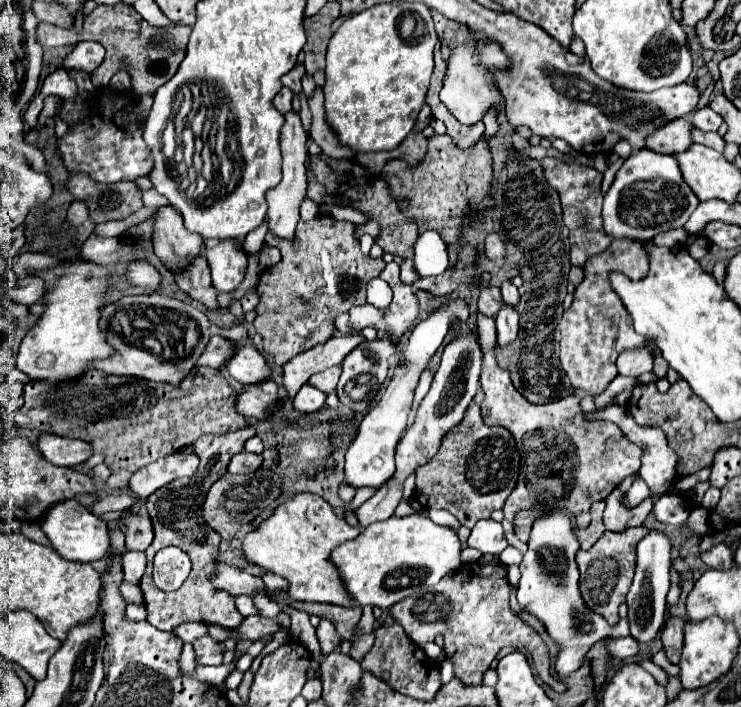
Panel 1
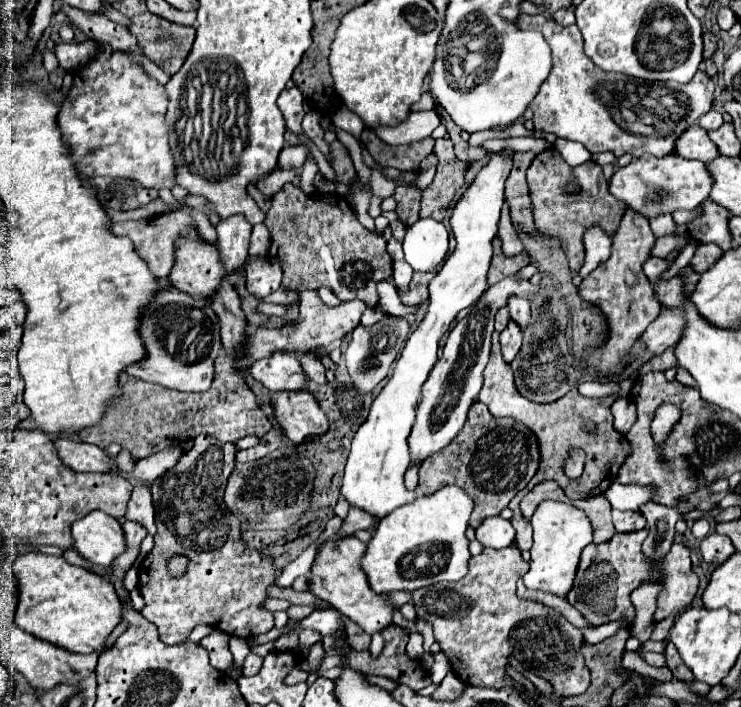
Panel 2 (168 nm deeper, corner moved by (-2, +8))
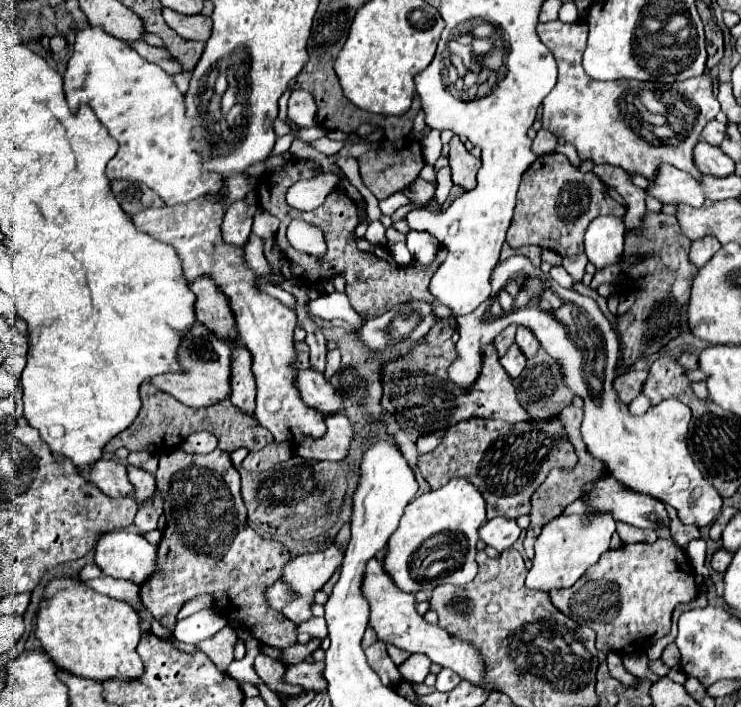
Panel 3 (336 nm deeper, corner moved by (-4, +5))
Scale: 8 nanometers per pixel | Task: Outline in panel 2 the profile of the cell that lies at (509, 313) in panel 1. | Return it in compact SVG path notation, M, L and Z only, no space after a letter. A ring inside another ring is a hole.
M510 320L506 330L500 334L500 344L502 344L502 356L510 364L516 358L520 346L522 346L522 330L520 330L520 326Z

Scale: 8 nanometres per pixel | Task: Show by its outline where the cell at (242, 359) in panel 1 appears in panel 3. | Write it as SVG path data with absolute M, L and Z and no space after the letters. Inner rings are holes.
M298 369L294 377L294 385L300 393L300 399L314 407L320 413L336 413L342 409L340 395L334 387L324 379L322 373L312 369Z

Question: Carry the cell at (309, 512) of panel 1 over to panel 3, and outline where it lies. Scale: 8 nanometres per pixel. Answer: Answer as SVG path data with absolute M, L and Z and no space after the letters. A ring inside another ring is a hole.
M370 559L366 563L366 571L364 571L364 579L362 579L362 589L360 591L366 597L366 601L370 603L368 625L376 631L380 641L396 645L396 647L400 647L404 651L410 651L410 653L426 653L430 657L430 661L434 661L434 663L438 663L442 667L452 669L462 679L468 679L470 683L480 685L484 689L490 689L490 685L482 677L484 675L484 661L480 659L476 649L468 641L452 639L438 625L428 625L422 619L422 615L416 613L416 599L414 599L414 595L408 595L408 593L400 591L384 575L384 569L380 567L378 559Z

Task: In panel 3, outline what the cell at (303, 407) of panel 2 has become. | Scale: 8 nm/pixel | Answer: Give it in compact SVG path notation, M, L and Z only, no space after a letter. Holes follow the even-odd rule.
M330 413L324 415L326 433L318 439L306 437L296 447L296 455L304 459L324 459L324 461L340 461L346 457L350 439L352 439L352 427L344 413Z

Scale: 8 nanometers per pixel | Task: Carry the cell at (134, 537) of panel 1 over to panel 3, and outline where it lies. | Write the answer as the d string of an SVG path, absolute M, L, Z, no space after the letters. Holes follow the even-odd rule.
M128 467L128 479L134 485L132 497L136 499L138 505L144 505L144 503L154 499L154 493L156 493L156 479L154 479L154 475L150 475L146 471L140 471L136 467Z

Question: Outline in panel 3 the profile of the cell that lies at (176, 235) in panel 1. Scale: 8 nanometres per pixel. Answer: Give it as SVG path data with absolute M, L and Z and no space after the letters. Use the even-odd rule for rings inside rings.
M200 275L198 279L190 281L188 287L196 295L196 303L194 303L196 319L206 327L210 327L212 333L224 339L234 339L236 337L234 313L230 309L226 295L222 295L214 279L210 275Z

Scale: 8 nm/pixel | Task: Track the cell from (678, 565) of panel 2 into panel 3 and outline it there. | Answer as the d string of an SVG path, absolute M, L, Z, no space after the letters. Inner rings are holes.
M666 539L606 551L572 587L550 591L556 609L596 631L596 649L622 651L628 647L628 654L664 637L670 631L674 607L694 597L698 597L698 583L686 551Z

